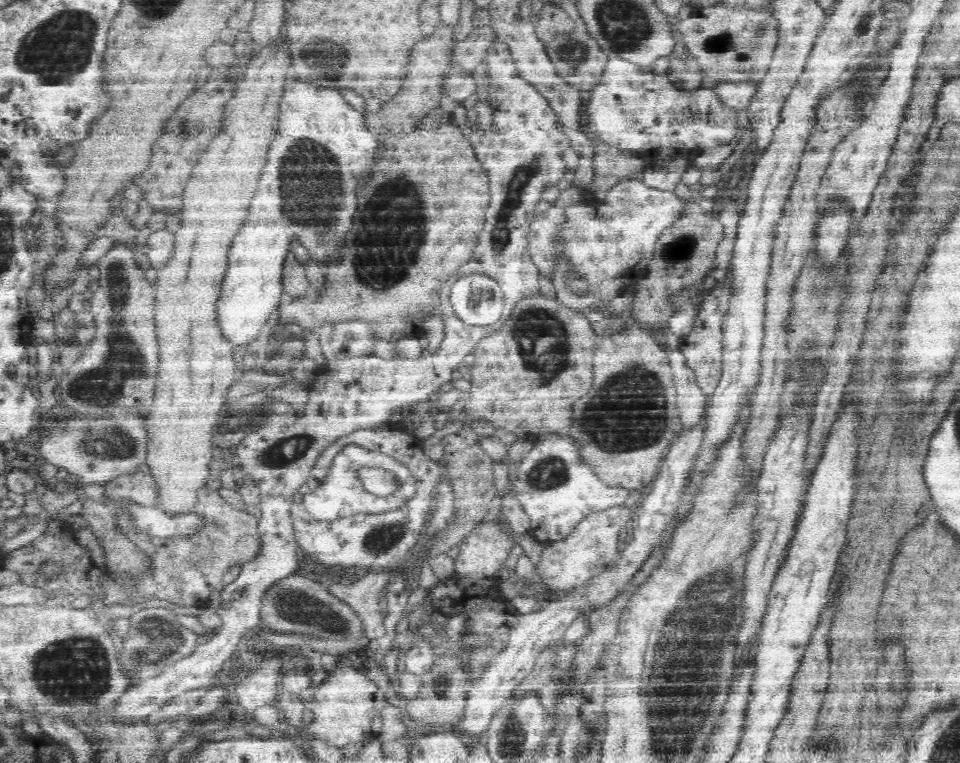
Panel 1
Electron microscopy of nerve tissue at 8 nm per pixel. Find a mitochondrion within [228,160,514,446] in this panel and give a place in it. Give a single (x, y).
(385, 246)

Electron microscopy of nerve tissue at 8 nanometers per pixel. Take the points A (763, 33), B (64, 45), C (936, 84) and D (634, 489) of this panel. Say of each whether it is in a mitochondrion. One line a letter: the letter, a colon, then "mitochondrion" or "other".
A: mitochondrion
B: mitochondrion
C: other
D: other

